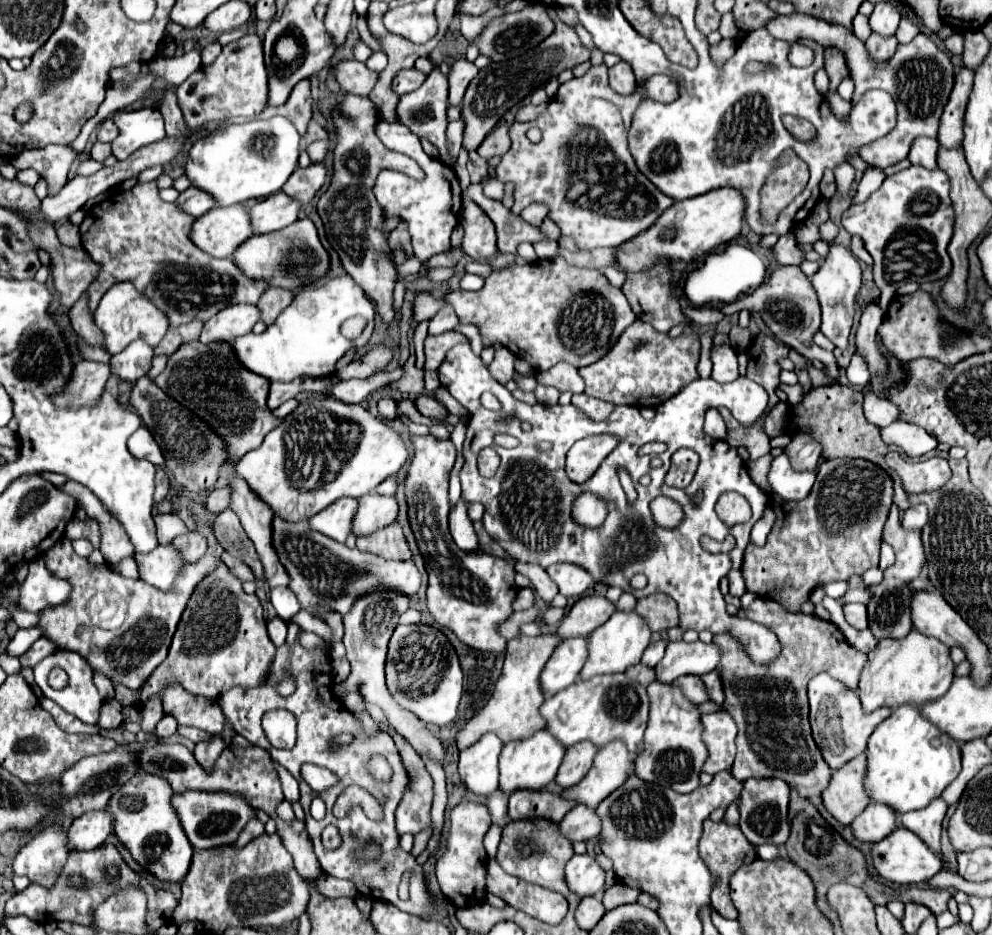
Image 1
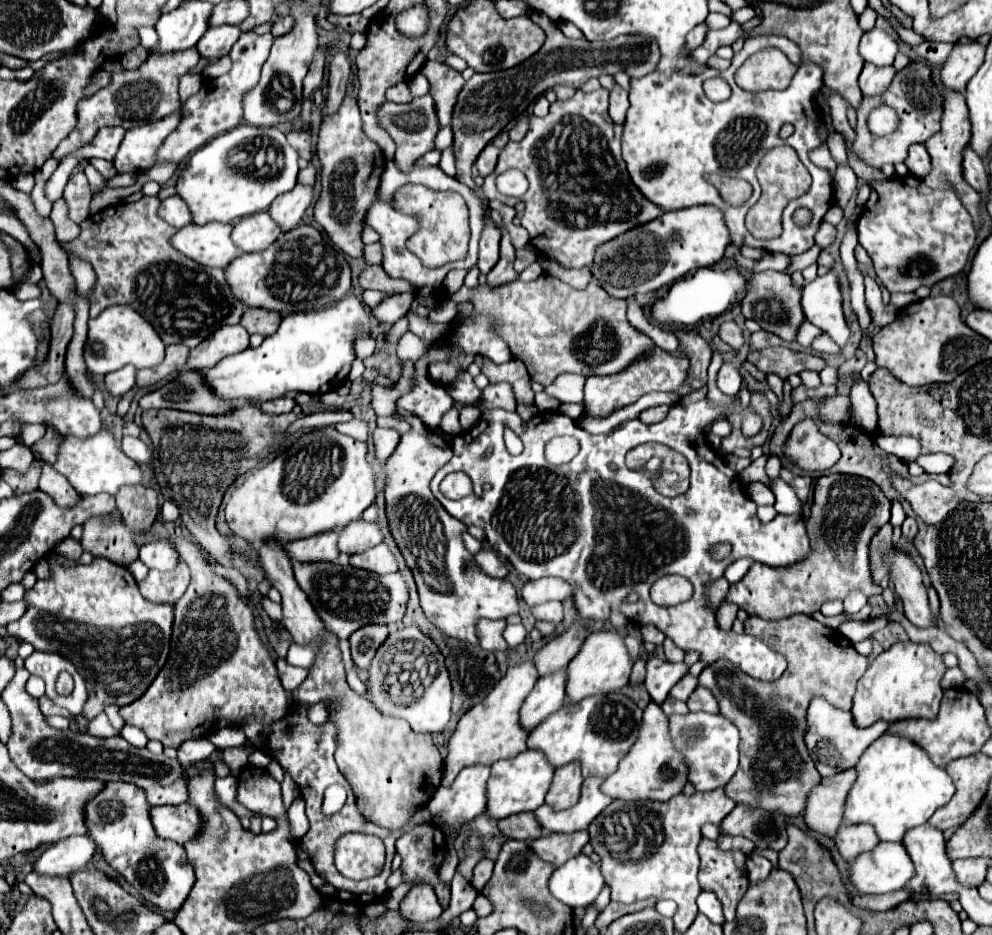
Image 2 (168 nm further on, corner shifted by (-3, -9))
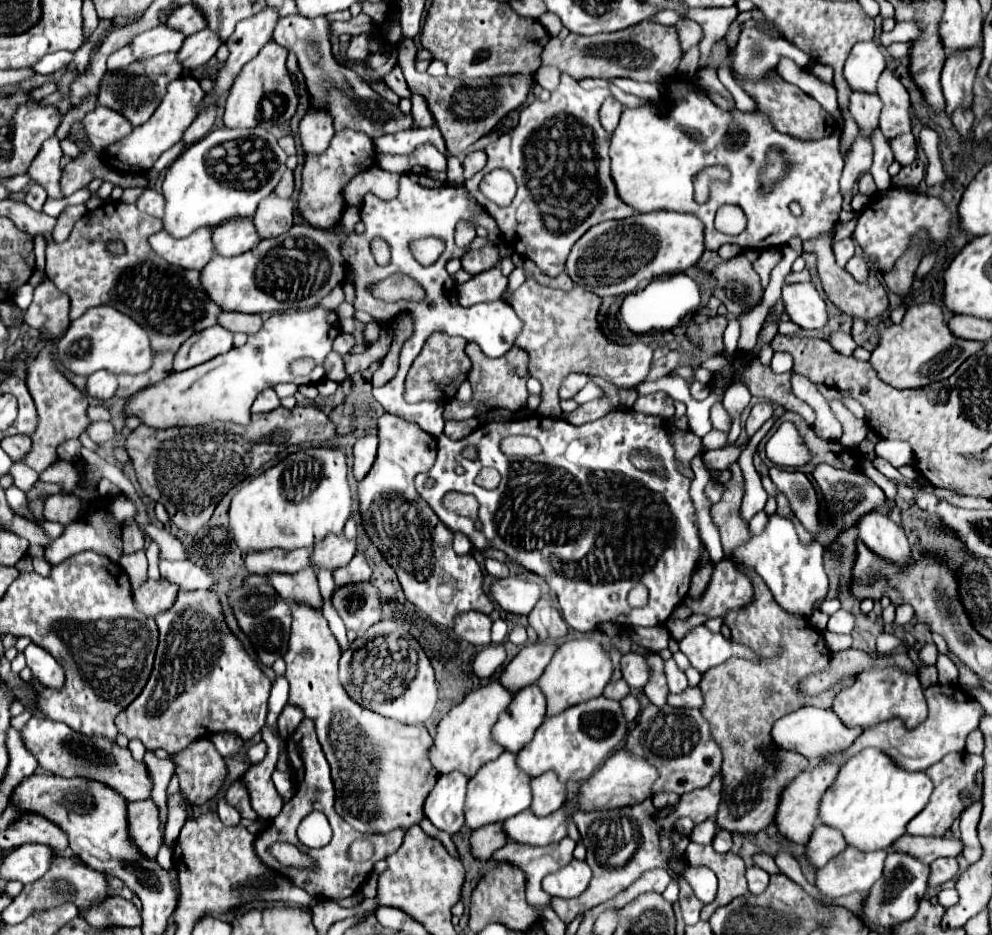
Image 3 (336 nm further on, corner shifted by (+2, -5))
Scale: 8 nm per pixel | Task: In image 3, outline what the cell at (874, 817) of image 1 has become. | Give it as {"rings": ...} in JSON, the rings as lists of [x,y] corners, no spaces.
{"rings":[[[818,824],[806,844],[806,858],[812,866],[822,868],[828,860],[838,856],[844,848],[846,848],[846,840],[842,838],[842,834],[838,834],[838,830]]]}

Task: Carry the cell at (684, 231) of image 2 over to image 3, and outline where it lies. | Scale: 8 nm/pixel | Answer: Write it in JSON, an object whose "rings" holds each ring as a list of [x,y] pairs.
{"rings":[[[650,212],[624,220],[608,220],[592,226],[572,248],[566,260],[566,272],[584,290],[604,298],[636,292],[648,282],[684,272],[694,266],[704,252],[702,224],[694,214]]]}

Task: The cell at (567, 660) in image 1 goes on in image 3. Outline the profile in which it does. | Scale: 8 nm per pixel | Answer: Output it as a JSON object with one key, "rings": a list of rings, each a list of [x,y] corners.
{"rings":[[[536,684],[518,690],[510,706],[498,716],[492,728],[492,740],[506,752],[516,754],[532,740],[536,728],[544,722],[544,710],[546,698]]]}

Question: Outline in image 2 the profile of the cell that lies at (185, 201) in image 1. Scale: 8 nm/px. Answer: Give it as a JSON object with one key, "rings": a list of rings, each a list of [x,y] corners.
{"rings":[[[171,196],[171,198],[163,200],[159,206],[159,216],[175,228],[183,228],[193,222],[193,214],[191,214],[189,206],[179,196]]]}

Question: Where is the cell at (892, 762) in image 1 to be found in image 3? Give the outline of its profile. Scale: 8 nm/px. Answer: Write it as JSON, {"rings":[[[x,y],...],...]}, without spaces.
{"rings":[[[866,748],[840,766],[834,784],[822,796],[818,820],[840,830],[844,840],[862,852],[888,850],[906,832],[906,824],[926,806],[932,788],[924,772],[906,772],[886,754]]]}

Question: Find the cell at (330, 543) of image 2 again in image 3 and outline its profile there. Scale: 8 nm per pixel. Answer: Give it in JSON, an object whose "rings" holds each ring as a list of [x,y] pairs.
{"rings":[[[298,548],[292,552],[286,550],[264,550],[264,552],[250,552],[244,560],[246,570],[250,574],[268,576],[272,572],[280,574],[294,574],[304,568],[312,568],[310,564],[310,550],[312,548]]]}

